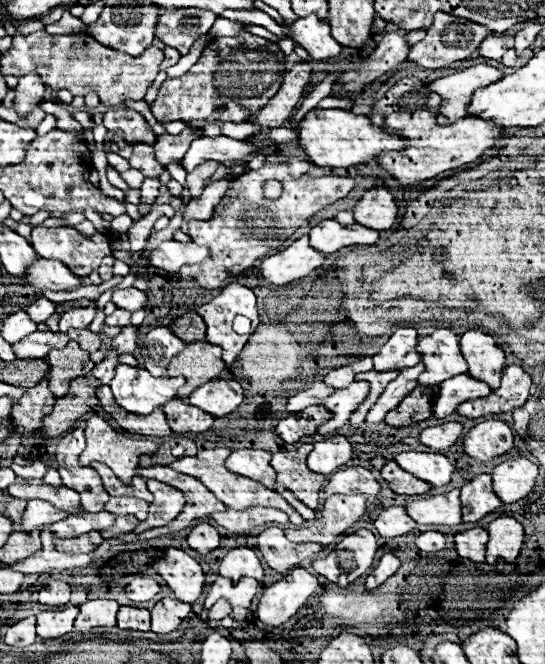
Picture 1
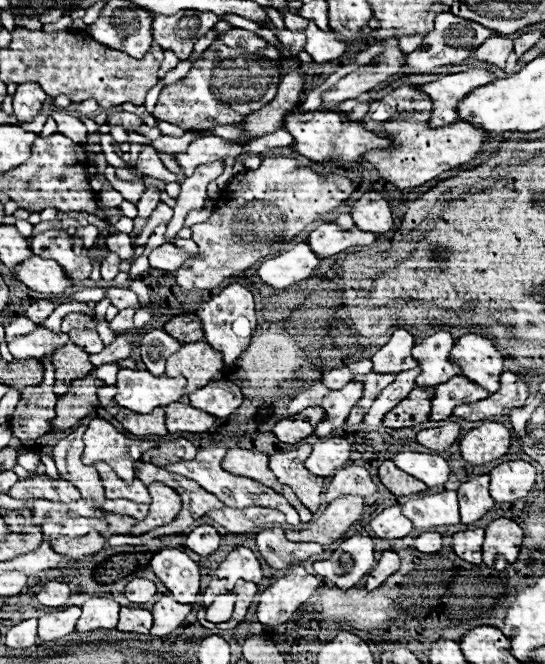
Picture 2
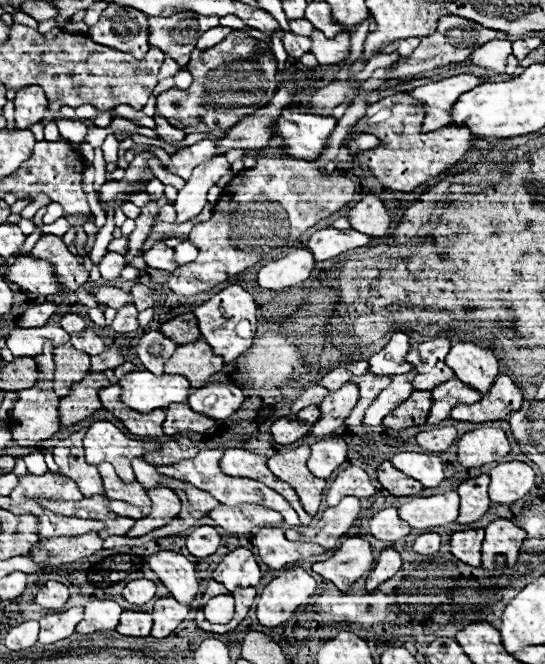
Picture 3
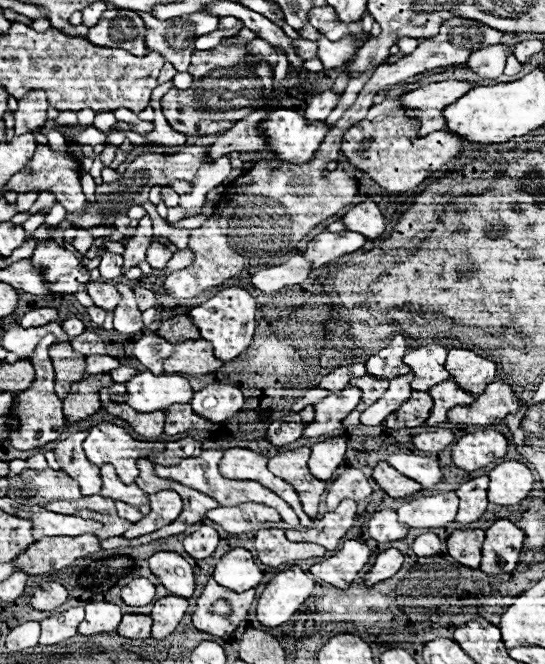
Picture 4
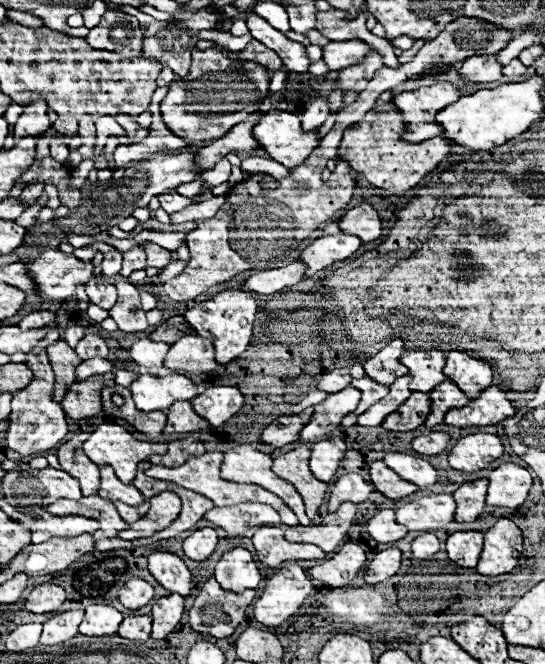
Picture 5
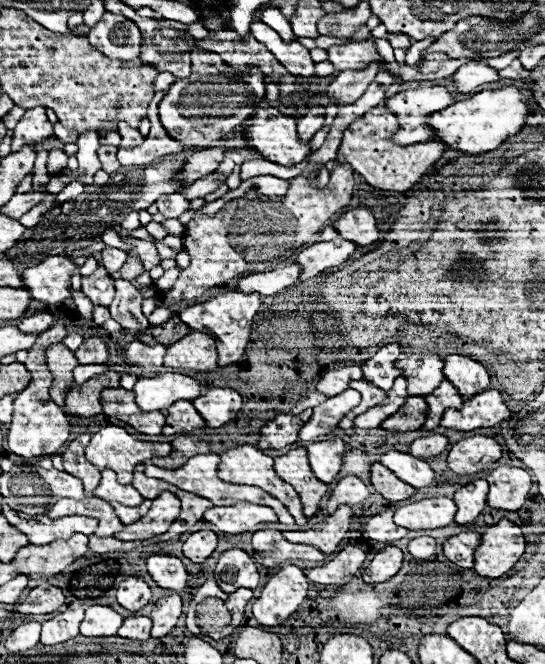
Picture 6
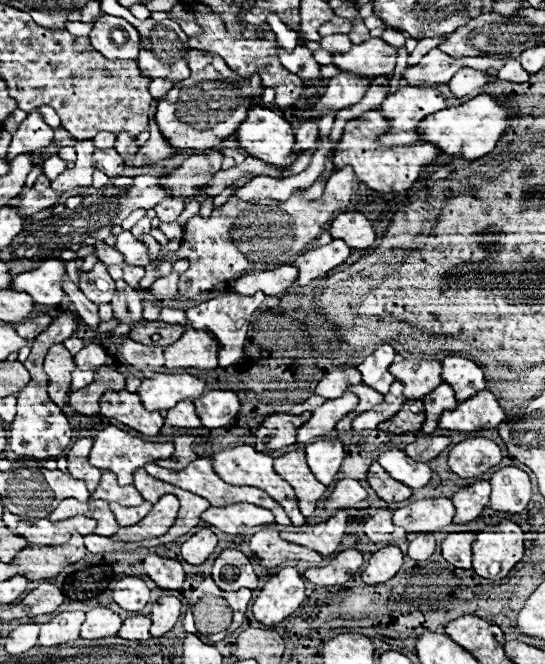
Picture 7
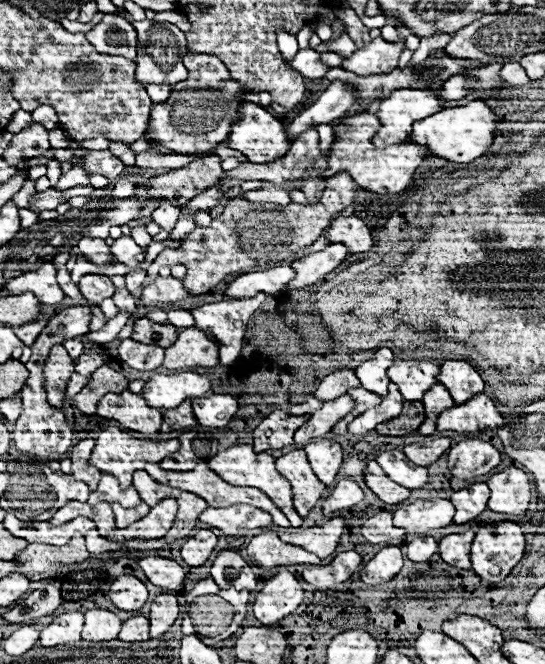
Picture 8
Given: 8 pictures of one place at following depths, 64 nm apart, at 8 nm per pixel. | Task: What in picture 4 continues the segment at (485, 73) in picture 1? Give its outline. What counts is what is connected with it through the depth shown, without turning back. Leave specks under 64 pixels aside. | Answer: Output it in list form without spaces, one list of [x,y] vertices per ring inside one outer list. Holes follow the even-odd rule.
[[[434,82],[400,96],[400,102],[406,110],[406,116],[416,118],[420,122],[418,136],[428,136],[434,130],[446,128],[446,122],[442,120],[442,110],[454,100],[462,98],[470,88],[470,82]]]

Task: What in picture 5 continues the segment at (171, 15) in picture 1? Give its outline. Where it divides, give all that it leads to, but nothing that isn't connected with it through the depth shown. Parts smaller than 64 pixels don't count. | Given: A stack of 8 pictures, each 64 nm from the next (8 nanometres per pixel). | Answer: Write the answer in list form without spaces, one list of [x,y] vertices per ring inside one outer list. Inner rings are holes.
[[[108,4],[112,10],[116,12],[126,12],[126,14],[132,14],[138,18],[140,22],[140,28],[144,30],[144,46],[142,46],[142,58],[158,58],[158,62],[164,64],[164,68],[170,68],[176,76],[186,76],[188,70],[190,70],[190,46],[186,46],[188,40],[192,40],[192,36],[198,32],[198,30],[214,30],[216,28],[216,22],[218,22],[218,14],[216,12],[210,12],[208,8],[202,8],[194,14],[192,20],[186,20],[186,22],[158,22],[154,20],[152,16],[148,14],[142,14],[138,8],[132,8],[132,6],[116,6],[116,4]]]

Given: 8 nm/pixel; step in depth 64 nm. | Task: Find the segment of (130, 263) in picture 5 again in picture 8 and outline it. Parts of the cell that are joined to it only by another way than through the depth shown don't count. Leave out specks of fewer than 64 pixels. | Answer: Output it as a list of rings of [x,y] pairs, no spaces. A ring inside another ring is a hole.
[[[136,270],[136,272],[126,274],[124,278],[126,278],[128,290],[130,290],[134,296],[138,296],[140,290],[142,290],[142,284],[144,284],[144,280],[146,280],[146,272],[144,272],[144,270]]]

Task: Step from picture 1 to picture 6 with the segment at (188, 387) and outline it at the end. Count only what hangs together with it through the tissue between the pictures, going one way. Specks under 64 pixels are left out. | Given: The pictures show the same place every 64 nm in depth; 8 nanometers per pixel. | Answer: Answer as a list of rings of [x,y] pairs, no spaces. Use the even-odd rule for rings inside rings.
[[[192,330],[178,342],[167,347],[164,366],[208,372],[218,368],[216,360],[218,360],[218,354],[216,354],[214,338],[204,332]]]

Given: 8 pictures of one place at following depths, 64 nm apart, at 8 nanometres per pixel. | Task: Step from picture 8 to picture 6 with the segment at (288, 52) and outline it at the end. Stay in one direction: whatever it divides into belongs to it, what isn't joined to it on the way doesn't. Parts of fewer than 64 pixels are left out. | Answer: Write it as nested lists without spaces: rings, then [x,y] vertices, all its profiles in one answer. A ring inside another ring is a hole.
[[[266,8],[262,12],[262,22],[268,24],[272,30],[276,30],[284,42],[292,42],[294,40],[294,32],[292,32],[290,22],[276,8]]]

